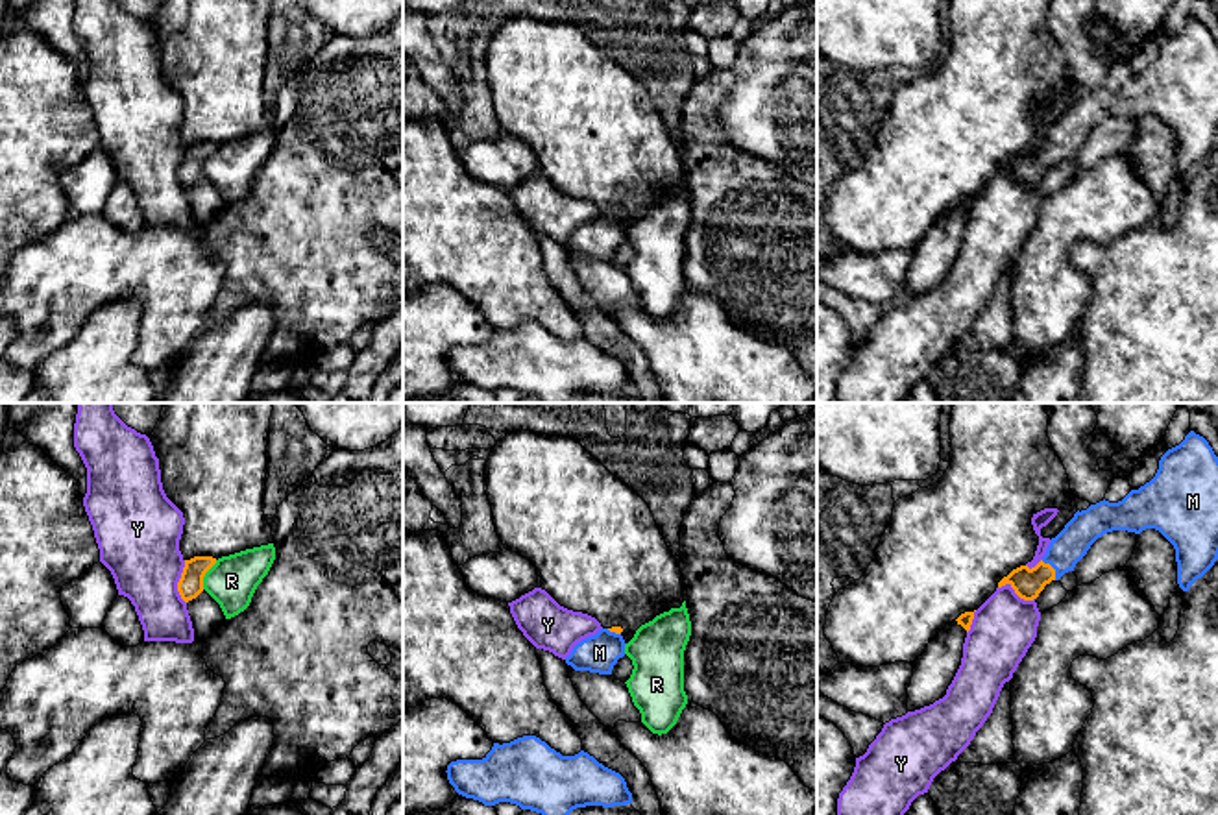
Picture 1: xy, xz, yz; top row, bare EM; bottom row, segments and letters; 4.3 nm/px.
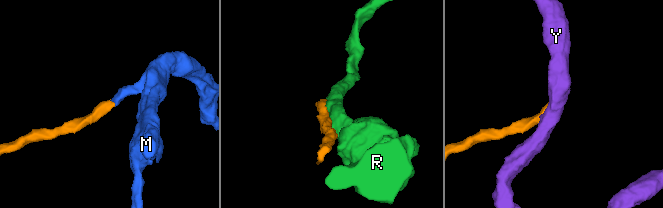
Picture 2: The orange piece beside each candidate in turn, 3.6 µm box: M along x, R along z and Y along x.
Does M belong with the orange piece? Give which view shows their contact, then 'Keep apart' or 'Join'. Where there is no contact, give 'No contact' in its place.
Touches orange in yz. Join

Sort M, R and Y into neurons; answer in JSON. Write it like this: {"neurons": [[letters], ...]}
{"neurons": [["M"], ["R"], ["Y"]]}

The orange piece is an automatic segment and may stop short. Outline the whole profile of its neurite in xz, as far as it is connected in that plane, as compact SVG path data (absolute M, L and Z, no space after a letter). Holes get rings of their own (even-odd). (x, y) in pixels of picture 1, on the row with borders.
M621 626L601 628L595 636L577 643L566 658L566 663L575 671L612 675L617 660L625 656L627 643L621 632Z

